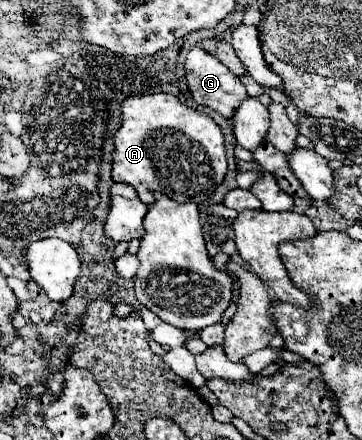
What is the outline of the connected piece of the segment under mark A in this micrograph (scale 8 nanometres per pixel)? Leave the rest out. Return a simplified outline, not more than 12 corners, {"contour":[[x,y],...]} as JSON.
{"contour":[[128,97],[112,179],[204,203],[226,175],[212,117]]}

